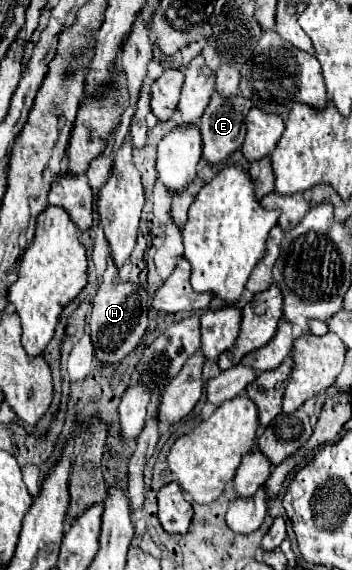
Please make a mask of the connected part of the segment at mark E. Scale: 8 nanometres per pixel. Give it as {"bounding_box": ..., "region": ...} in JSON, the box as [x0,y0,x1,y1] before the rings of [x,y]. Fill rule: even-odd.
{"bounding_box":[200,93,252,165],"region":[[[220,93],[212,95],[208,107],[204,109],[204,115],[200,117],[200,133],[202,133],[202,141],[204,141],[202,153],[208,163],[218,165],[218,163],[226,161],[226,157],[230,157],[236,149],[242,147],[244,137],[246,137],[244,119],[246,119],[250,107],[252,107],[252,101],[242,97],[240,93],[232,95],[232,97],[222,97]]]}

